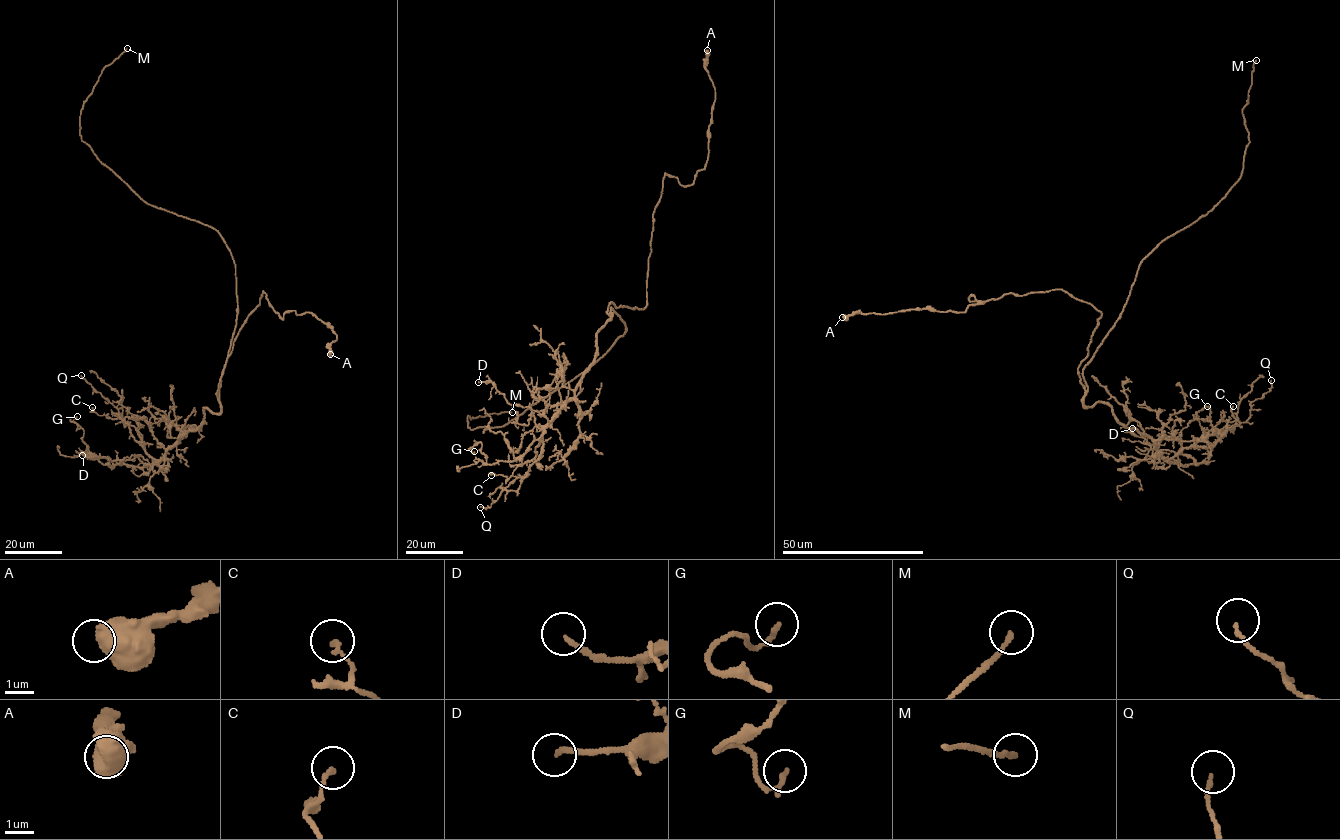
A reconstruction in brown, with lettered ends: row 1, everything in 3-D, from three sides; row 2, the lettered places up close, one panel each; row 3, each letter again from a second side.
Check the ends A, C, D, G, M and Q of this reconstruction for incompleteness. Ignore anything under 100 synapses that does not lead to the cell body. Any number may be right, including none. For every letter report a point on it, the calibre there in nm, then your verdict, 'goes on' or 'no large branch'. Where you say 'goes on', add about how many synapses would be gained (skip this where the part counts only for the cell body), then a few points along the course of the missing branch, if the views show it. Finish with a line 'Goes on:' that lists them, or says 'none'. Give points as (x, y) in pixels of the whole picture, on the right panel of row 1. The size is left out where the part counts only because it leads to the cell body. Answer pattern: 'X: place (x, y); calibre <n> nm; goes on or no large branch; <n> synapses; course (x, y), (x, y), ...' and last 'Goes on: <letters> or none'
A: place (842, 317); calibre 650 nm; no large branch
C: place (1233, 406); calibre 170 nm; no large branch
D: place (1132, 428); calibre 170 nm; no large branch
G: place (1207, 406); calibre 180 nm; no large branch
M: place (1256, 60); calibre 170 nm; goes on
Q: place (1271, 380); calibre 130 nm; no large branch
Goes on: M

